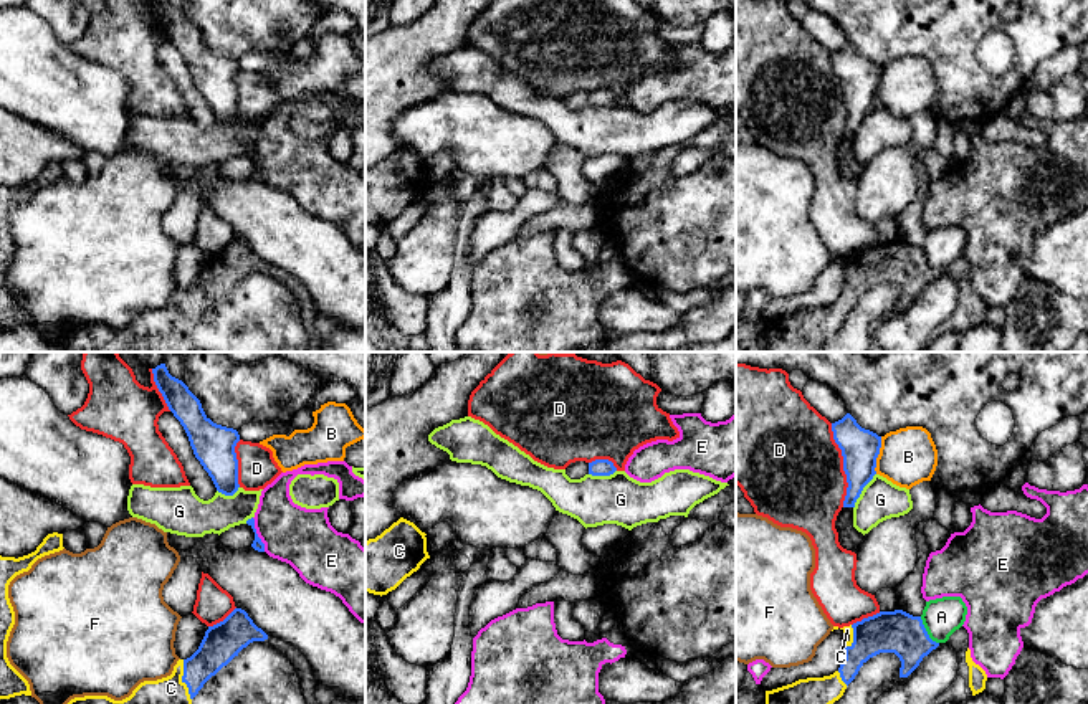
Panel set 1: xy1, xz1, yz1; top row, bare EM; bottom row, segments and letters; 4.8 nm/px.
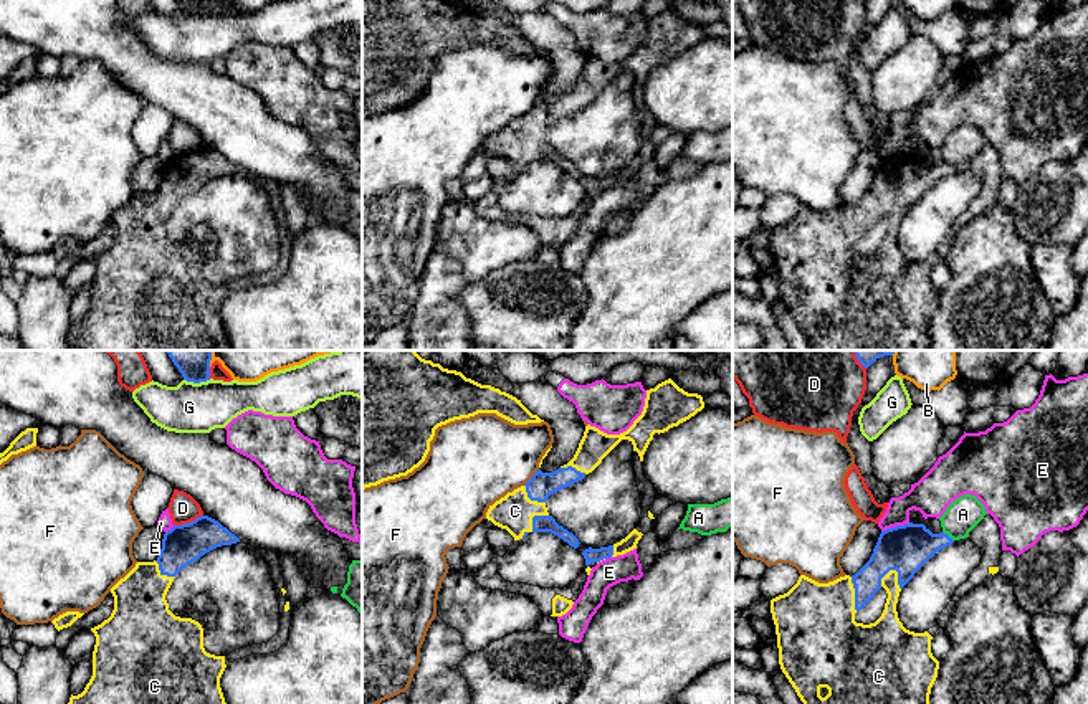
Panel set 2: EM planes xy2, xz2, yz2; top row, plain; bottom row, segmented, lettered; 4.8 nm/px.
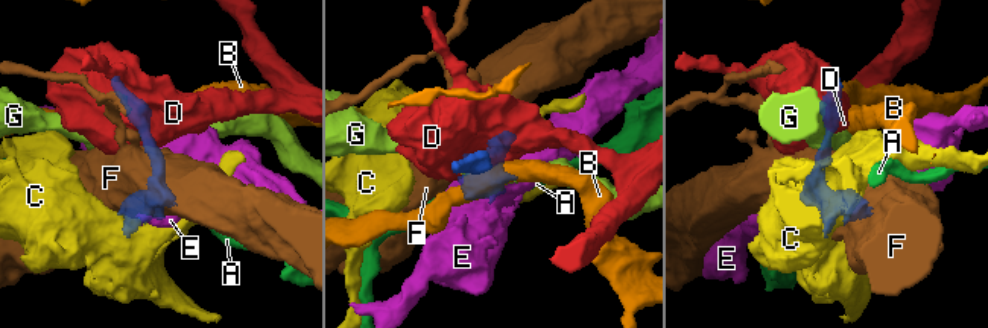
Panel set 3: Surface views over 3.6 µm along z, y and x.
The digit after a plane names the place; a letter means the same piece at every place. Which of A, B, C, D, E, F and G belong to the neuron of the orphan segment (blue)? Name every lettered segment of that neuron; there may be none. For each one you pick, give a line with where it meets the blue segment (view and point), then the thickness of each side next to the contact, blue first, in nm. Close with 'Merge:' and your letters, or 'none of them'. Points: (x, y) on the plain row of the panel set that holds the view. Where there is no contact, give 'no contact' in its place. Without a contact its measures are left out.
C: meets blue in xy1 at (182, 309); 180 nm thick on the blue side, 360 nm on the other
Merge: C

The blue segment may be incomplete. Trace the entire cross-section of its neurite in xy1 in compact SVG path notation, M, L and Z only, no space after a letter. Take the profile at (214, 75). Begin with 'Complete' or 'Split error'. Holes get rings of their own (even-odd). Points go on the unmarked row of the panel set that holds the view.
Complete. M152 0L154 12L169 40L184 56L195 88L212 107L218 122L233 126L238 114L238 89L235 76L240 64L233 58L213 53L200 30L169 0Z

